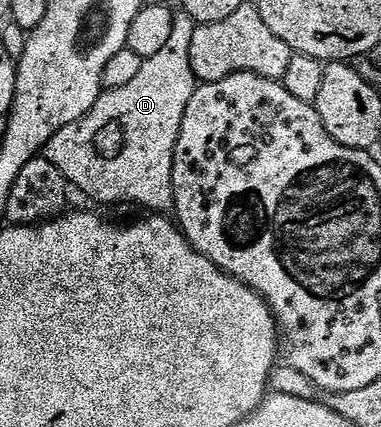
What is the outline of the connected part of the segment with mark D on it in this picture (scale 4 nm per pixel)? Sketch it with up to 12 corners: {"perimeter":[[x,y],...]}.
{"perimeter":[[173,31],[43,149],[101,204],[173,208],[195,77]]}

